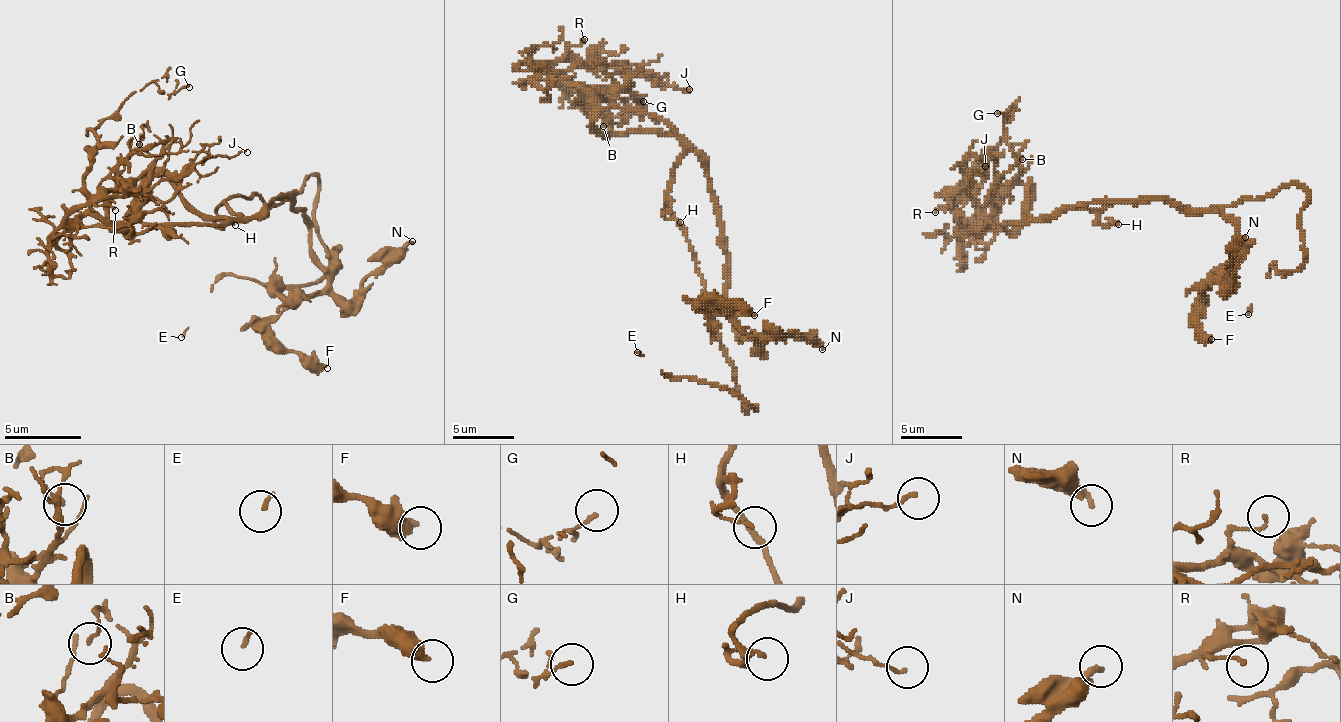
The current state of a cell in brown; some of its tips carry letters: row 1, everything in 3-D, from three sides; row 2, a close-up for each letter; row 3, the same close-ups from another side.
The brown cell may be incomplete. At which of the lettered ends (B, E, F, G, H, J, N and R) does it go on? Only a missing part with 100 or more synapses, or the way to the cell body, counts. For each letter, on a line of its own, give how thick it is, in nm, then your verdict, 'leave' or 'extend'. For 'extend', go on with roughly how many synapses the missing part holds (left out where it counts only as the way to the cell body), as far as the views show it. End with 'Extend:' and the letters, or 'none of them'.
B: calibre 120 nm; leave
E: calibre 110 nm; extend
F: calibre 460 nm; leave
G: calibre 80 nm; leave
H: calibre 120 nm; leave
J: calibre 110 nm; leave
N: calibre 200 nm; leave
R: calibre 100 nm; leave
Extend: E

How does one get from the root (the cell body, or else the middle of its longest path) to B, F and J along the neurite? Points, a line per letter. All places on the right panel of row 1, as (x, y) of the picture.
B: (1106, 206), (1065, 206), (1004, 231), (994, 206), (1019, 172), (1016, 144), (1022, 159)
F: (1106, 206), (1047, 218), (1087, 203), (1171, 200), (1236, 227), (1236, 271), (1205, 292), (1199, 314), (1211, 339)
J: (1106, 206), (1065, 206), (997, 231), (979, 215), (963, 218), (954, 209), (985, 166)

